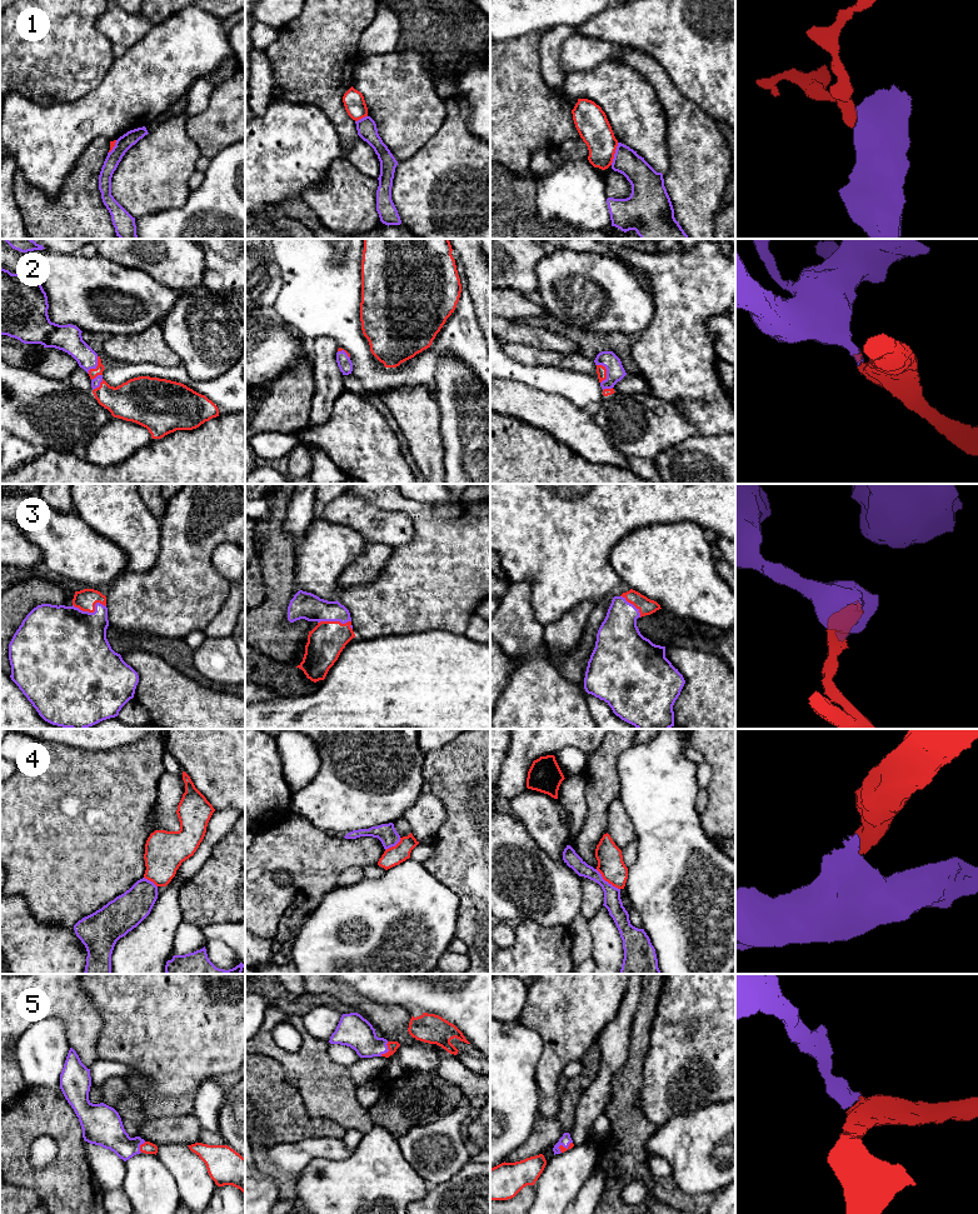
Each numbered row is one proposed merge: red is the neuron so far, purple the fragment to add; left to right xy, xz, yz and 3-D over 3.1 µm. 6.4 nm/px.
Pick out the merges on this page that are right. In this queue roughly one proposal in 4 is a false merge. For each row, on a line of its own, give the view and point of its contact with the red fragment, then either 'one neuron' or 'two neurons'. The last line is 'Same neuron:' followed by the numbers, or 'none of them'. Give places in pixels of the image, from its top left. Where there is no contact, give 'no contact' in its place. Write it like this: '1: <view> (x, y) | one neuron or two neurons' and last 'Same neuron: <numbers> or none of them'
1: yz (614, 153) | two neurons
2: yz (605, 371) | one neuron
3: xy (91, 612) | one neuron
4: yz (607, 880) | two neurons
5: xz (389, 1050) | one neuron
Same neuron: 2, 3, 5

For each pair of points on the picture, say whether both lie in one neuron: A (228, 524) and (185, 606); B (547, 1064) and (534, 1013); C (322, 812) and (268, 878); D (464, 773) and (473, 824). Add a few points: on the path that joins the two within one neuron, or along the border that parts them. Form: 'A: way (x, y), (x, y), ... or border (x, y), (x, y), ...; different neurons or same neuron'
A: way (206, 543), (185, 564), (185, 585); same neuron
B: way (548, 1052), (545, 1025); same neuron
C: border (293, 813), (305, 817), (319, 828), (327, 830); different neurons
D: way (473, 785), (473, 812); same neuron

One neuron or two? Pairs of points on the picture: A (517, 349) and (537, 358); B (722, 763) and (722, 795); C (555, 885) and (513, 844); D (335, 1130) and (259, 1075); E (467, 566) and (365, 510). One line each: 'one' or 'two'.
A: one
B: one
C: one
D: one
E: two

